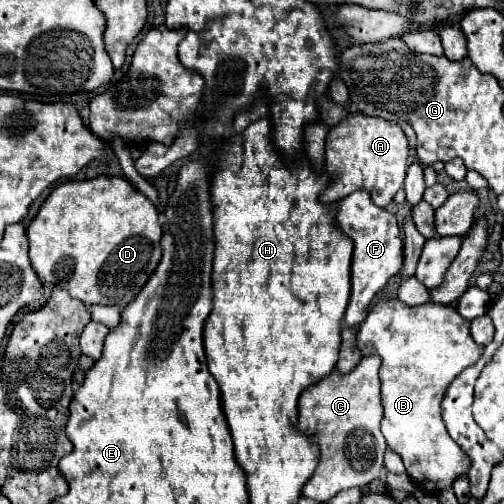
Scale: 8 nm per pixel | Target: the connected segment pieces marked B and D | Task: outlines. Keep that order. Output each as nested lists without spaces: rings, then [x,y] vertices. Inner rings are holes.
[[[393,299],[375,303],[357,333],[357,345],[363,351],[363,355],[375,353],[381,357],[381,369],[379,369],[381,401],[383,401],[381,433],[387,441],[387,447],[399,453],[399,457],[405,463],[407,475],[415,481],[415,485],[429,493],[441,493],[443,489],[451,489],[455,479],[467,475],[467,469],[471,469],[469,457],[449,437],[441,417],[441,401],[443,393],[447,391],[447,385],[451,385],[451,381],[459,373],[463,373],[483,355],[483,347],[473,341],[469,325],[471,323],[449,305],[429,301],[419,307],[409,307],[399,299]]]
[[[95,177],[95,179],[85,179],[85,181],[65,181],[65,183],[59,183],[57,187],[53,187],[53,191],[49,193],[49,197],[43,201],[43,205],[39,207],[39,213],[37,217],[29,223],[27,227],[27,239],[29,239],[29,259],[31,259],[31,265],[35,269],[35,273],[49,285],[53,287],[61,287],[65,291],[69,291],[71,297],[87,303],[87,305],[93,305],[93,303],[99,303],[99,305],[119,305],[119,307],[127,307],[133,297],[141,291],[141,287],[147,283],[149,275],[153,273],[155,265],[159,263],[161,259],[161,247],[159,247],[159,241],[161,241],[161,235],[163,235],[163,229],[159,225],[159,213],[155,209],[155,205],[141,193],[137,191],[137,187],[133,187],[129,181],[125,181],[123,177]]]

